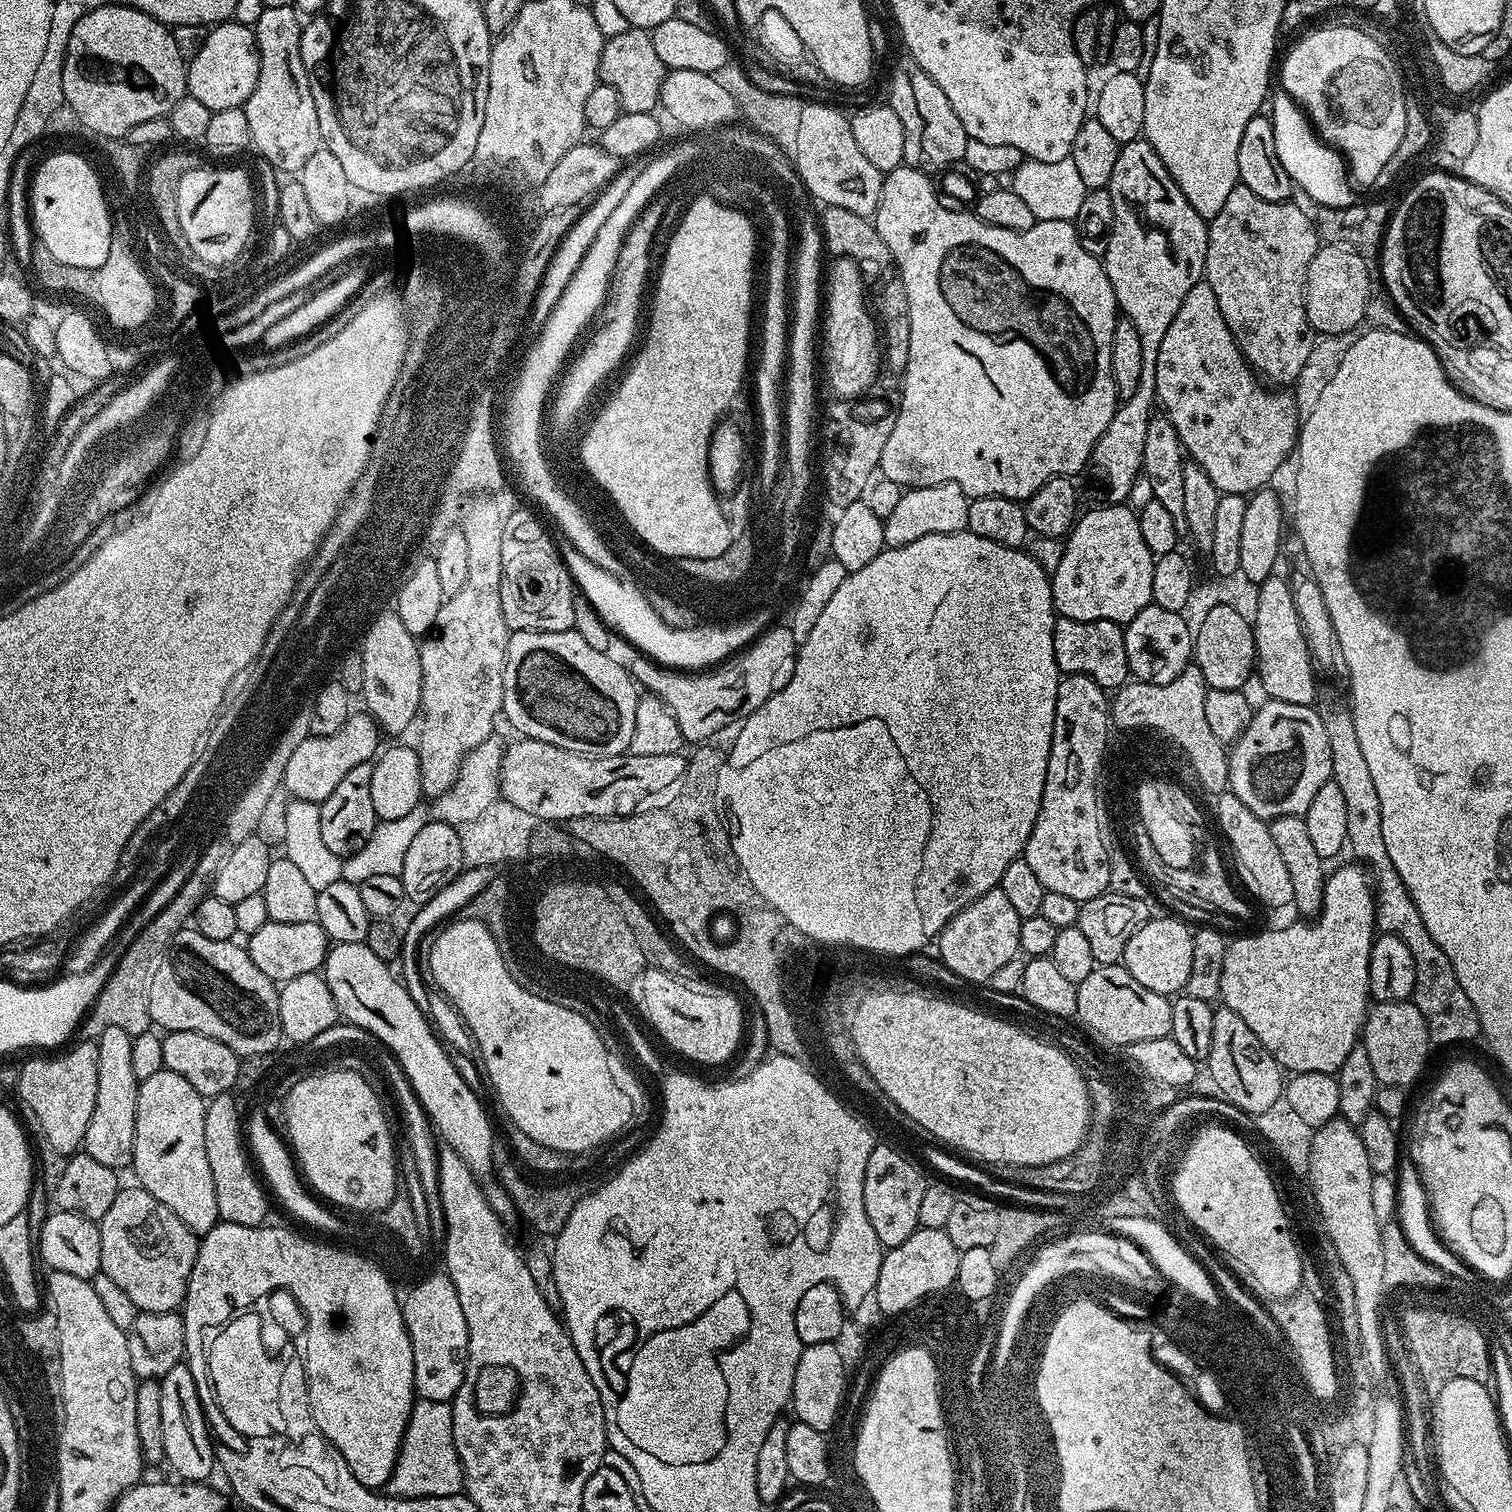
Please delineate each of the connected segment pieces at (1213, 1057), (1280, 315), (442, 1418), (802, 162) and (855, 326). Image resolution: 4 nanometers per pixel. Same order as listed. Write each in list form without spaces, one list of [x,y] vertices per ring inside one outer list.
[[[1220,1006],[1214,1011],[1214,1038],[1206,1061],[1206,1072],[1219,1083],[1225,1101],[1244,1112],[1257,1114],[1269,1109],[1280,1097],[1286,1083],[1280,1063],[1258,1042],[1254,1030],[1234,1014]]]
[[[1237,183],[1236,188],[1230,190],[1230,195],[1226,197],[1222,210],[1218,210],[1218,214],[1208,225],[1208,245],[1206,246],[1203,279],[1210,286],[1210,290],[1214,290],[1214,298],[1218,298],[1218,310],[1222,310],[1222,318],[1226,318],[1226,326],[1232,337],[1236,339],[1236,344],[1240,347],[1240,353],[1244,355],[1244,359],[1252,365],[1253,369],[1272,386],[1292,386],[1295,384],[1299,374],[1302,373],[1302,368],[1306,365],[1317,335],[1312,331],[1310,322],[1306,318],[1306,306],[1304,305],[1306,274],[1318,247],[1317,227],[1311,215],[1308,214],[1307,216],[1298,205],[1292,203],[1266,202],[1266,198],[1258,198],[1258,194],[1254,194],[1254,190],[1250,190],[1242,183]]]
[[[417,1399],[400,1443],[400,1453],[389,1478],[387,1491],[401,1498],[458,1496],[464,1492],[464,1471],[454,1446],[454,1422],[449,1402]]]
[[[805,103],[802,118],[799,119],[794,169],[796,176],[803,185],[803,191],[808,196],[810,194],[814,199],[821,200],[821,205],[850,210],[850,214],[858,214],[869,218],[875,217],[876,207],[882,198],[885,173],[880,172],[878,166],[873,166],[862,155],[858,141],[854,138],[851,119],[847,115],[843,116],[838,109],[831,108],[828,104]]]
[[[845,256],[833,257],[824,272],[824,334],[830,386],[848,400],[859,397],[872,382],[882,358],[875,317],[867,304],[860,267]]]

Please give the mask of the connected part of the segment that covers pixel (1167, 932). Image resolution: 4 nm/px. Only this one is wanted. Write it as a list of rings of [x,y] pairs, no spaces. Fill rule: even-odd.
[[[1172,916],[1149,918],[1126,942],[1123,965],[1125,970],[1134,974],[1137,982],[1169,998],[1184,992],[1186,978],[1190,978],[1190,962],[1194,959],[1191,927],[1187,928],[1180,920]]]

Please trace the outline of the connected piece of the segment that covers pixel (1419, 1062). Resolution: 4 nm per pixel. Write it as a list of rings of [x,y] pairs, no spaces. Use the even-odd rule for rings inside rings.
[[[1411,1000],[1398,1002],[1373,1003],[1364,1019],[1362,1043],[1366,1054],[1370,1054],[1370,1062],[1374,1066],[1377,1085],[1409,1086],[1420,1076],[1424,1063],[1428,1060],[1430,1041],[1426,1022]]]

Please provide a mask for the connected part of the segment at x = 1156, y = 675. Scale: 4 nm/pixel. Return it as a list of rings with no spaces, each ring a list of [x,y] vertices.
[[[1151,603],[1134,617],[1130,623],[1123,625],[1126,638],[1126,658],[1128,659],[1128,671],[1139,683],[1142,684],[1169,684],[1174,682],[1186,670],[1194,660],[1194,632],[1184,621],[1185,617],[1174,610],[1162,610],[1162,606]]]

